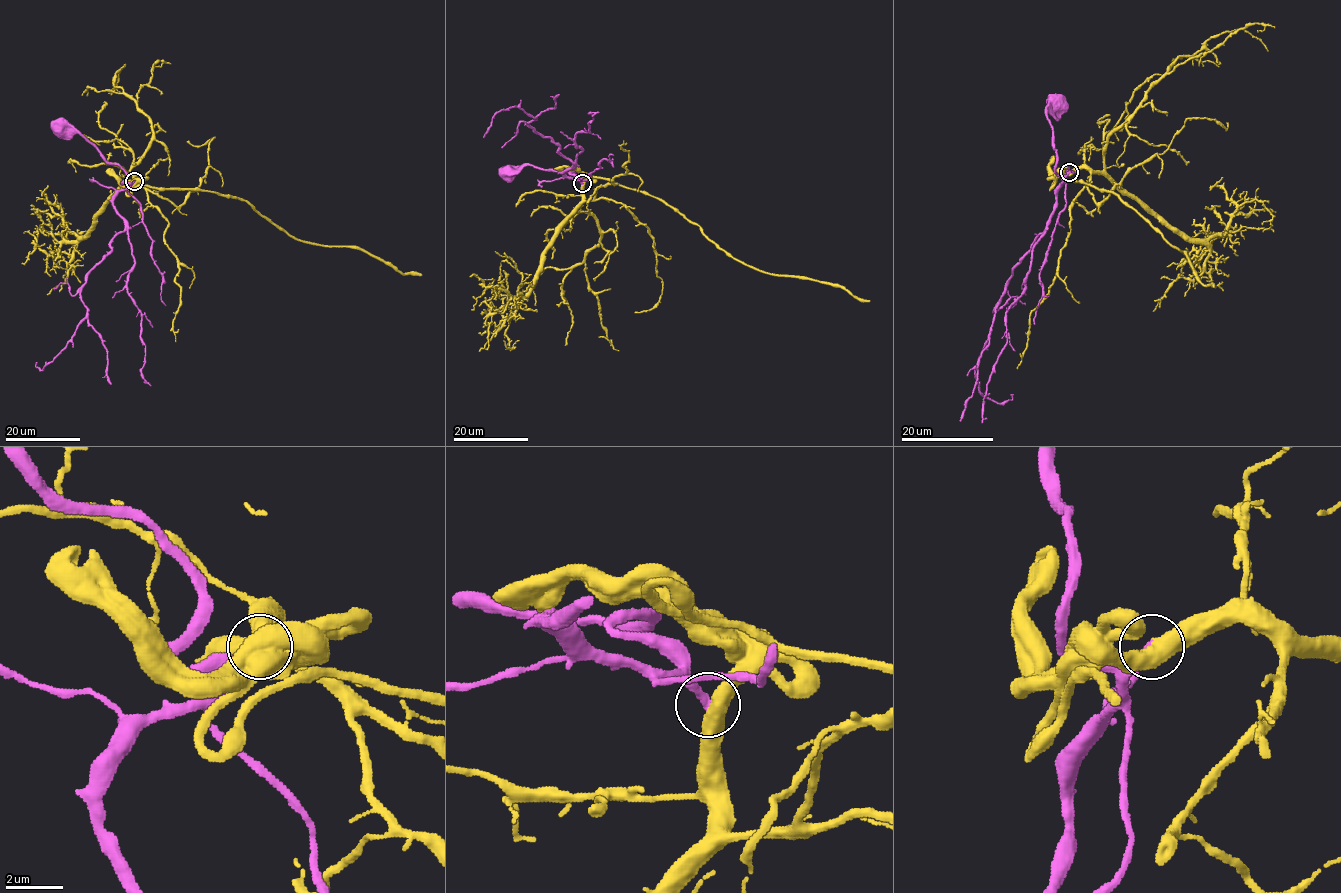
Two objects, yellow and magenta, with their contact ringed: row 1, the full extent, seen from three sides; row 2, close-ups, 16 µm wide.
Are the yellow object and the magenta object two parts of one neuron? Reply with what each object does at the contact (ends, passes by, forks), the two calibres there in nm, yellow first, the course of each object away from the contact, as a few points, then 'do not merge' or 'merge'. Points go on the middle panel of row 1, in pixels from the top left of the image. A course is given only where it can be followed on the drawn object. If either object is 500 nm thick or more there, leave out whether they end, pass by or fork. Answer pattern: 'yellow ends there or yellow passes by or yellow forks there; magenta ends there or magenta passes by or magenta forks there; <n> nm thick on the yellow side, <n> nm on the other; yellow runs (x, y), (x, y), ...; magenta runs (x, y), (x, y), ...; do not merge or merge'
550 nm thick on the yellow side, 340 nm on the other; yellow runs (582, 184), (591, 176), (645, 191), (677, 209), (747, 265), (775, 275), (838, 284), (869, 301); magenta runs (582, 184), (571, 175), (573, 172), (541, 169), (530, 165), (522, 165), (507, 173); merge

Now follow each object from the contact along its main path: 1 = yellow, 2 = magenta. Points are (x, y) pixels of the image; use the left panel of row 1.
1: (134, 181), (163, 188), (197, 188), (241, 198), (299, 240), (358, 247), (402, 273), (421, 275)
2: (134, 181), (123, 184), (125, 172), (118, 165), (110, 164), (64, 120), (59, 124)

